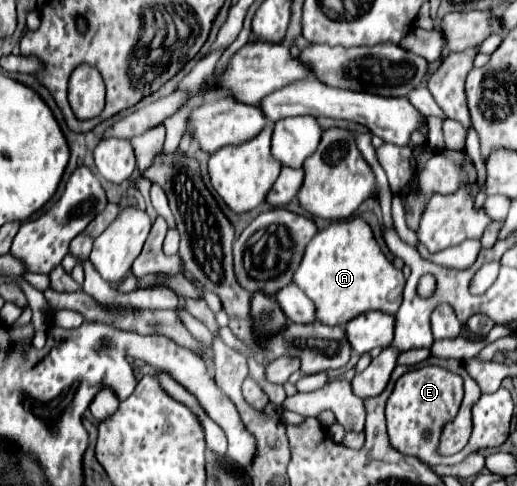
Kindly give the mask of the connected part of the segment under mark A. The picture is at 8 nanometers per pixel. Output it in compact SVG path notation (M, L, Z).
M355 217L349 221L333 221L313 237L293 275L293 283L315 303L317 321L333 327L345 325L365 311L395 315L403 301L405 277L381 253L371 227Z

